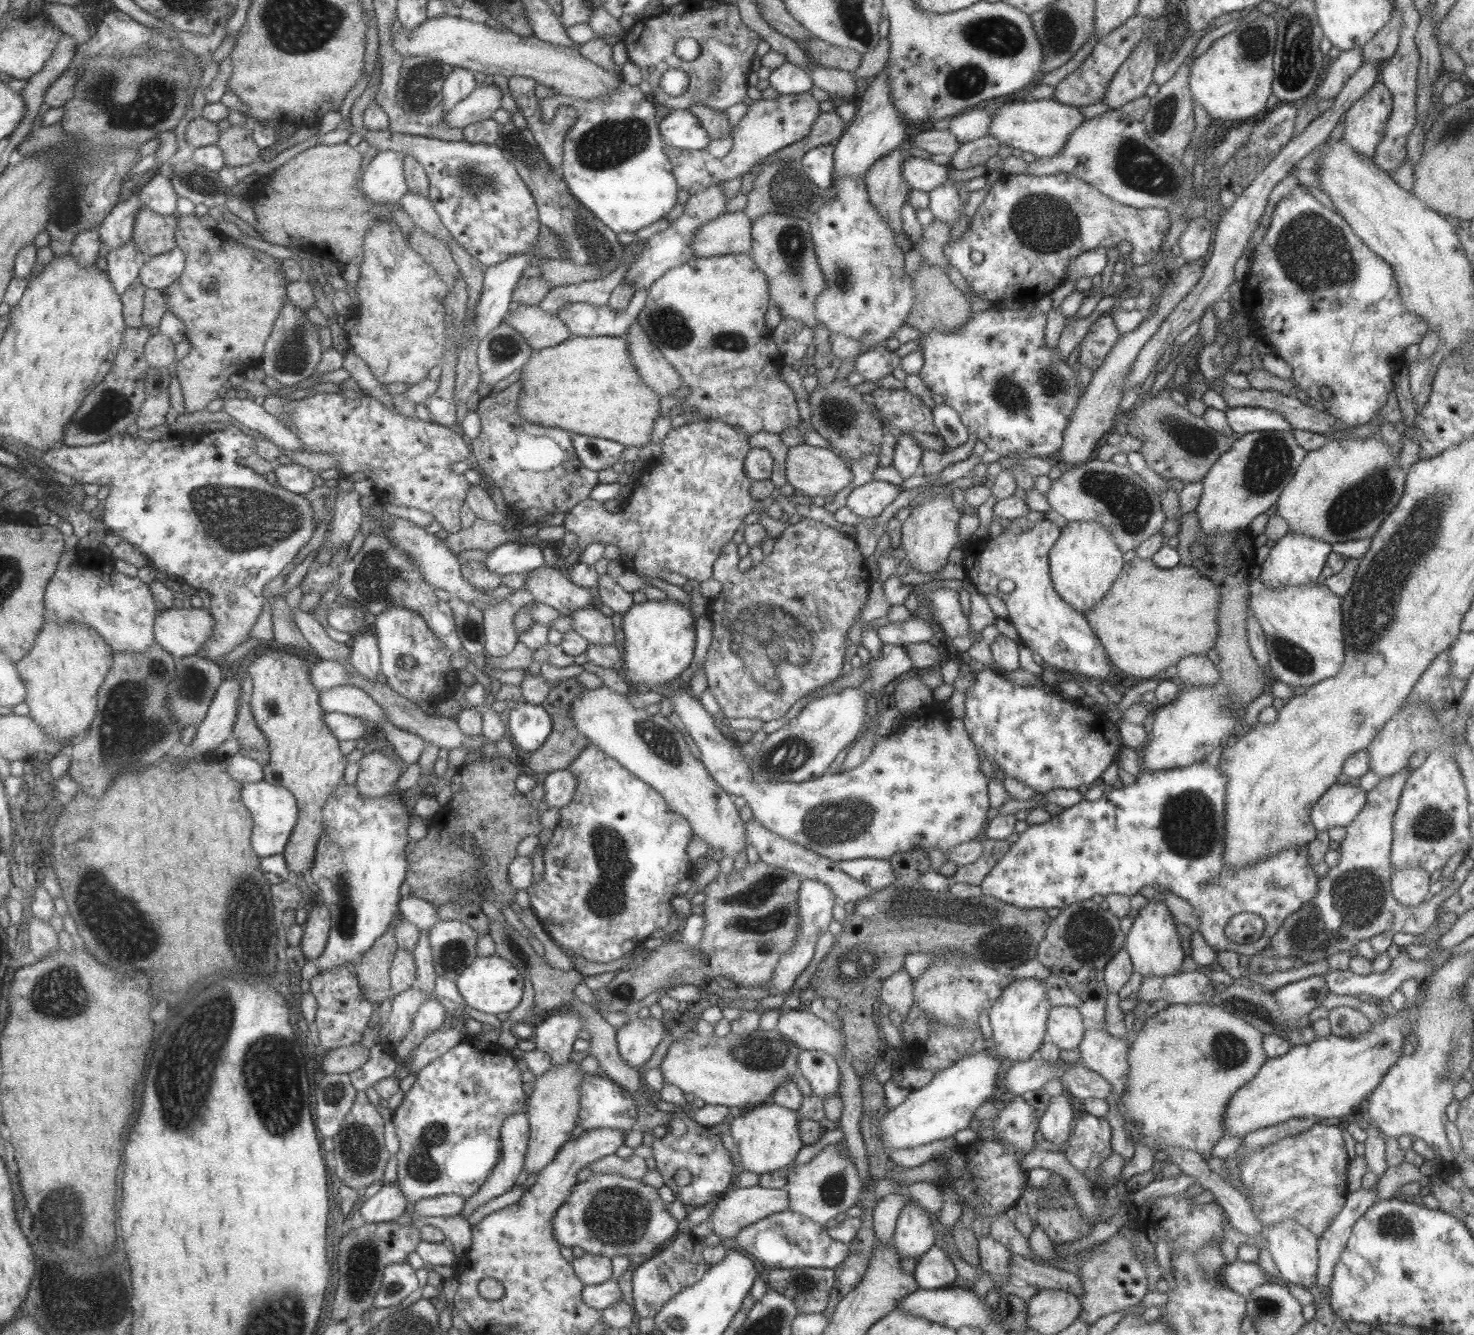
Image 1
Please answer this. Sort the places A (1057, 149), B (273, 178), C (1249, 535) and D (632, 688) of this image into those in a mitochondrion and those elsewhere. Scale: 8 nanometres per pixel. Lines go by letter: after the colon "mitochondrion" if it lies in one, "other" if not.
A: other
B: other
C: other
D: other

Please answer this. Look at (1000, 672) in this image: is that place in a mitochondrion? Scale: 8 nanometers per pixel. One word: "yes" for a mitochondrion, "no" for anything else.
no

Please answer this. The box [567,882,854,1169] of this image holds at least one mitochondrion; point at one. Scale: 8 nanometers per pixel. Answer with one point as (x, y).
(756, 1053)

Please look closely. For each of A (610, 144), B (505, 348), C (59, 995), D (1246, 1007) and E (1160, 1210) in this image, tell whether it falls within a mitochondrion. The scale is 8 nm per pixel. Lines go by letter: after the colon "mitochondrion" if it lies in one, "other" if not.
A: mitochondrion
B: mitochondrion
C: mitochondrion
D: mitochondrion
E: other

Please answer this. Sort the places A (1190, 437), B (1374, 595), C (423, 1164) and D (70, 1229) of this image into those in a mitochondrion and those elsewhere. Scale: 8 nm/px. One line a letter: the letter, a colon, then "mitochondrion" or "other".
A: mitochondrion
B: mitochondrion
C: mitochondrion
D: mitochondrion

